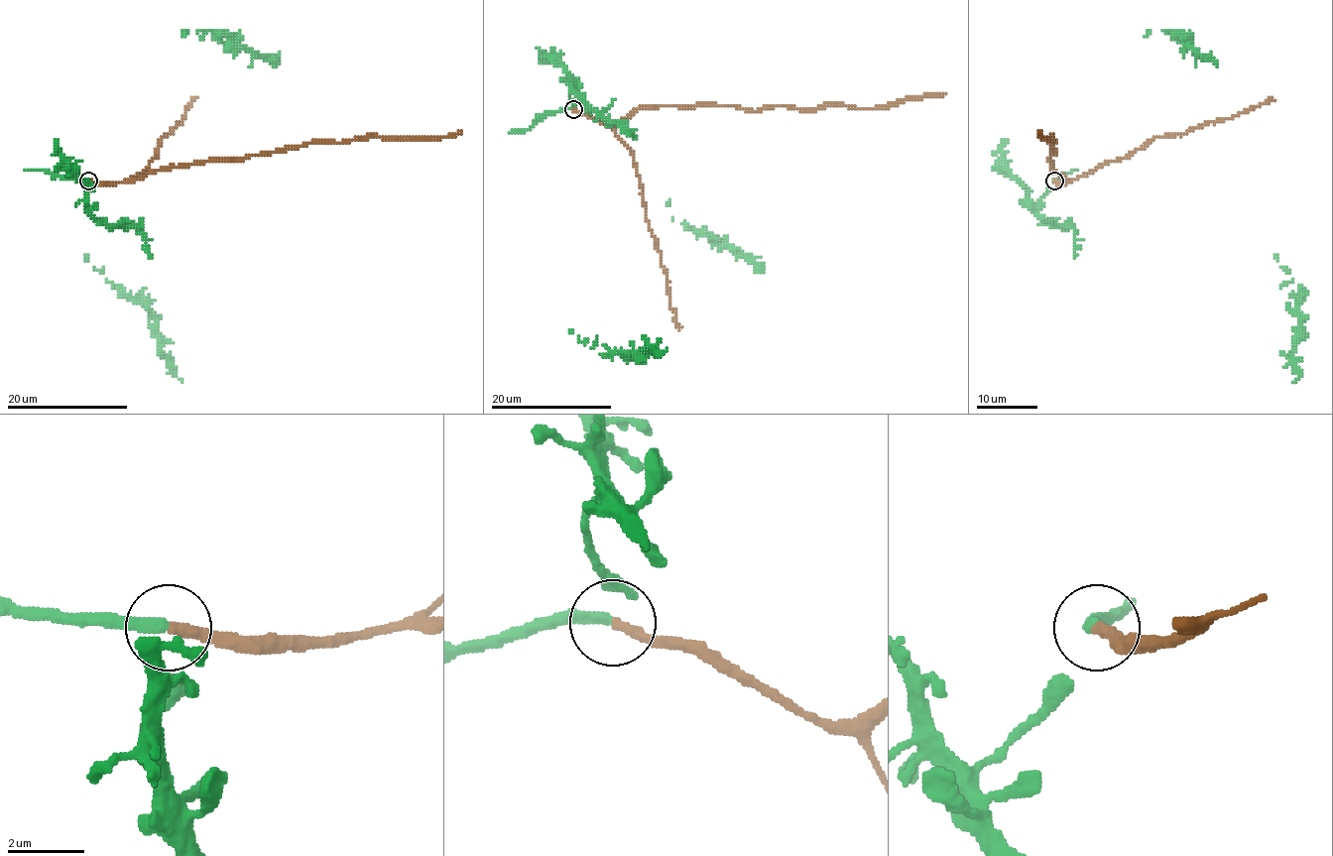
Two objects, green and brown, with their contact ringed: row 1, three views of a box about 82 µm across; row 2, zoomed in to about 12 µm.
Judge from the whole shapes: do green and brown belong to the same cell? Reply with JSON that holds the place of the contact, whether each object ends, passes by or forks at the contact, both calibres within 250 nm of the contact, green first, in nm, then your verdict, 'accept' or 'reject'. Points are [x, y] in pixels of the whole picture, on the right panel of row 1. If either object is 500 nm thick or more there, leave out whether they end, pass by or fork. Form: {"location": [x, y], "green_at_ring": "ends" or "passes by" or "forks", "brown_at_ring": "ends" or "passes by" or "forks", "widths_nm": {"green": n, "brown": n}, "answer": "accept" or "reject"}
{"location": [1054, 181], "green_at_ring": "ends", "brown_at_ring": "ends", "widths_nm": {"green": 280, "brown": 280}, "answer": "accept"}

